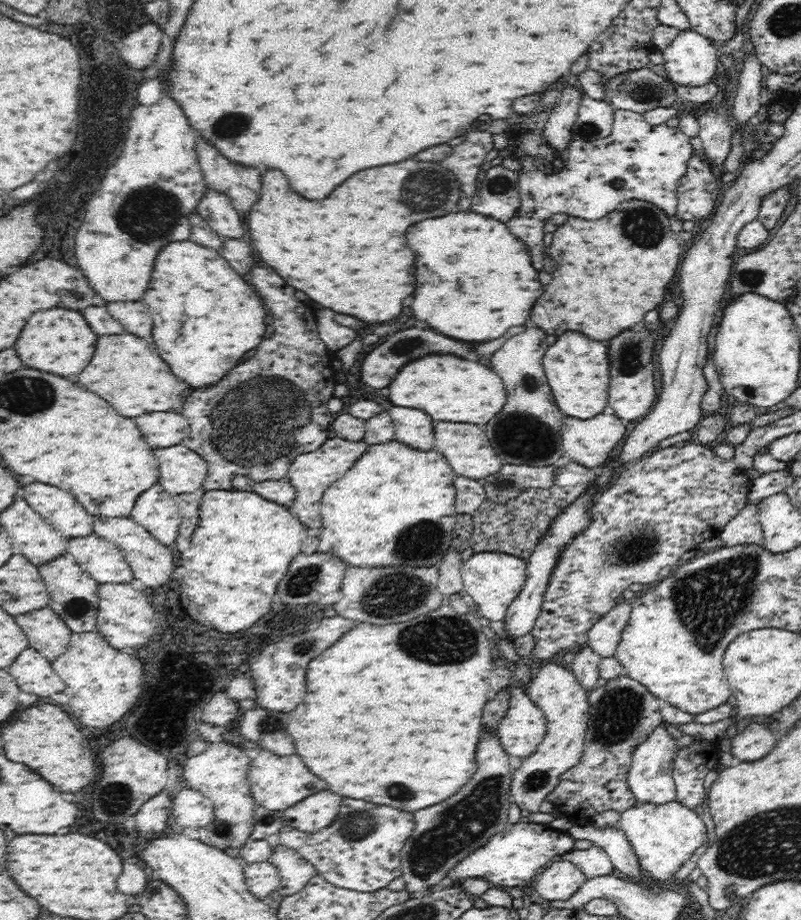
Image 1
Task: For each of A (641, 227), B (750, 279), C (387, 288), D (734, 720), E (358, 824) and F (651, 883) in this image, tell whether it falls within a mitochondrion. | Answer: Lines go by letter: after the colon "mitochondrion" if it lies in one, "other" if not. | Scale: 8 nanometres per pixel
A: mitochondrion
B: mitochondrion
C: other
D: other
E: mitochondrion
F: other

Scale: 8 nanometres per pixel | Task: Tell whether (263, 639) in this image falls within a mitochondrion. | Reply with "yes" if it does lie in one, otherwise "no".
no

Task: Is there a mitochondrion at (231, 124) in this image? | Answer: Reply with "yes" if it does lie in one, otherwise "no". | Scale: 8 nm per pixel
yes

